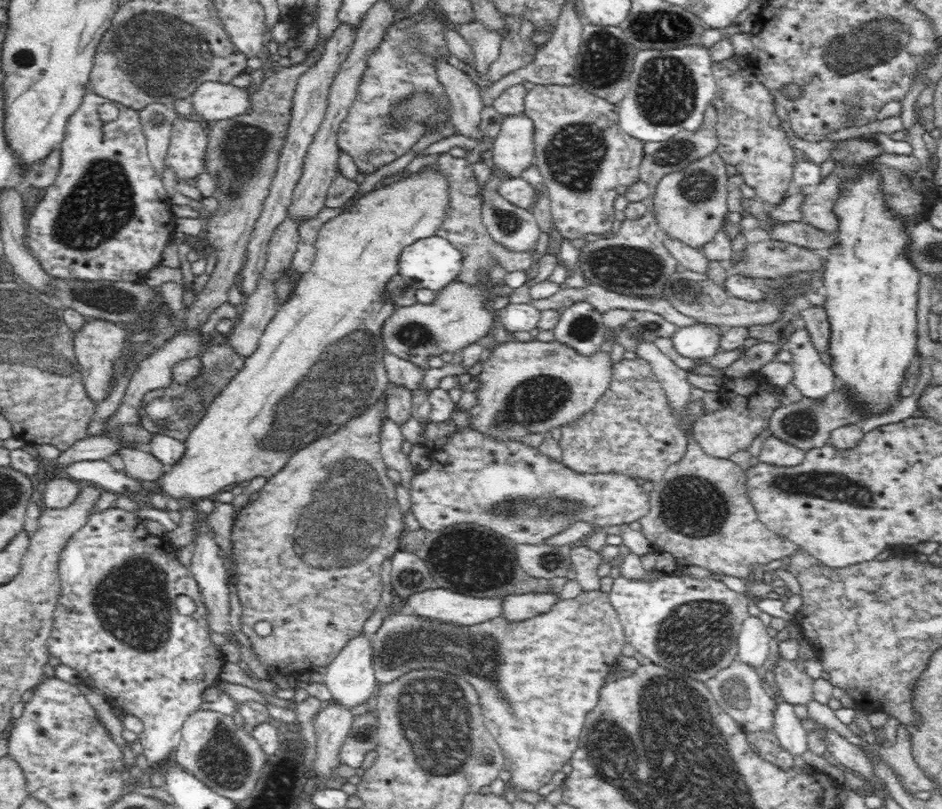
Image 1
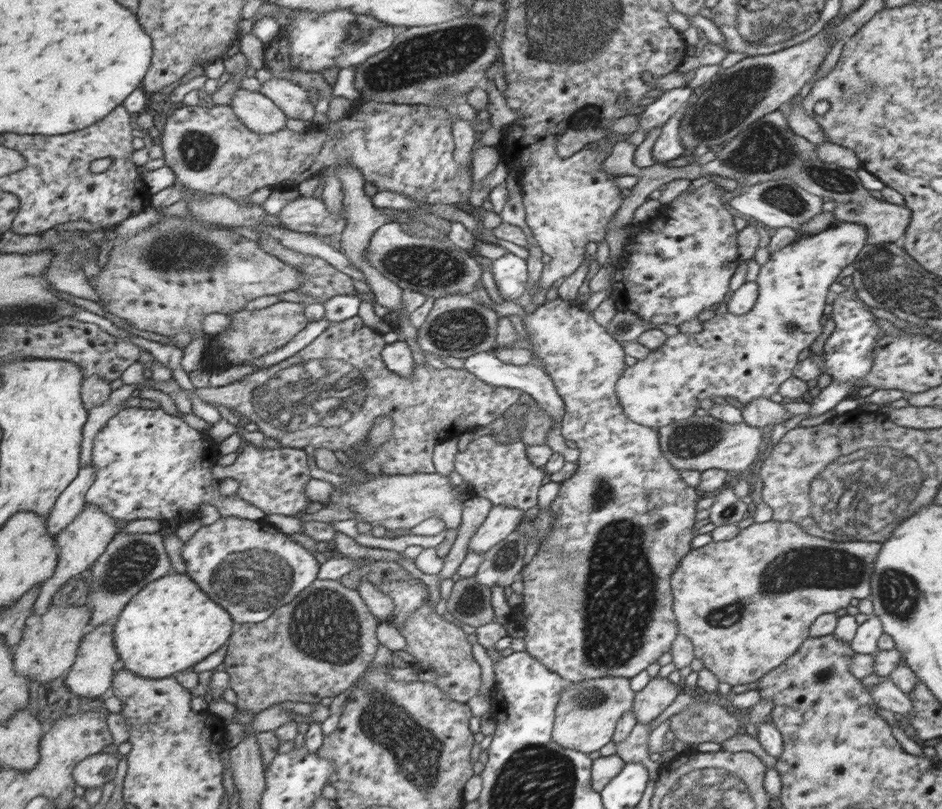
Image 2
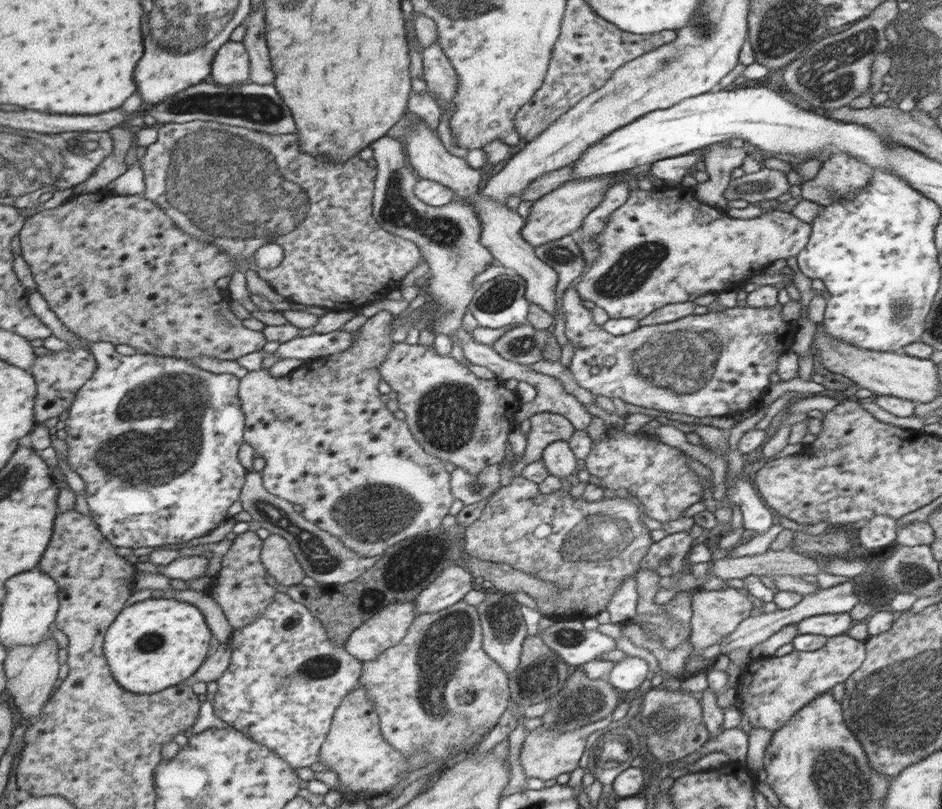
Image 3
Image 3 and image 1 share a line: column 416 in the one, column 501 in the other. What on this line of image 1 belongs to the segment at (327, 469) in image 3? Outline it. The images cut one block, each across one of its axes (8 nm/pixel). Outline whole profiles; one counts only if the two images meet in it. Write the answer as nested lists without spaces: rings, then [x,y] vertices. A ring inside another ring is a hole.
[[[464,428],[452,434],[446,446],[440,452],[432,452],[429,459],[432,466],[412,478],[409,495],[416,521],[430,533],[454,524],[480,524],[492,528],[514,545],[539,545],[558,538],[558,534],[566,534],[566,529],[578,526],[578,522],[606,530],[608,526],[630,525],[650,512],[648,493],[633,478],[620,473],[580,474],[516,439],[502,441]]]

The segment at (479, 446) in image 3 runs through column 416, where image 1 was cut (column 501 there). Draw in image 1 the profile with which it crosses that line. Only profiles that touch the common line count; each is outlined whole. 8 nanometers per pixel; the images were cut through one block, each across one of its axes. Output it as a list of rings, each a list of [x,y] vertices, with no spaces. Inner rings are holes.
[[[508,341],[491,351],[481,372],[476,376],[478,386],[472,392],[476,404],[466,409],[468,426],[476,427],[478,433],[488,438],[502,441],[516,439],[522,441],[528,434],[550,433],[551,428],[562,428],[578,420],[593,409],[597,400],[606,392],[613,374],[610,354],[598,351],[590,356],[582,356],[574,349],[558,341],[530,342]]]

